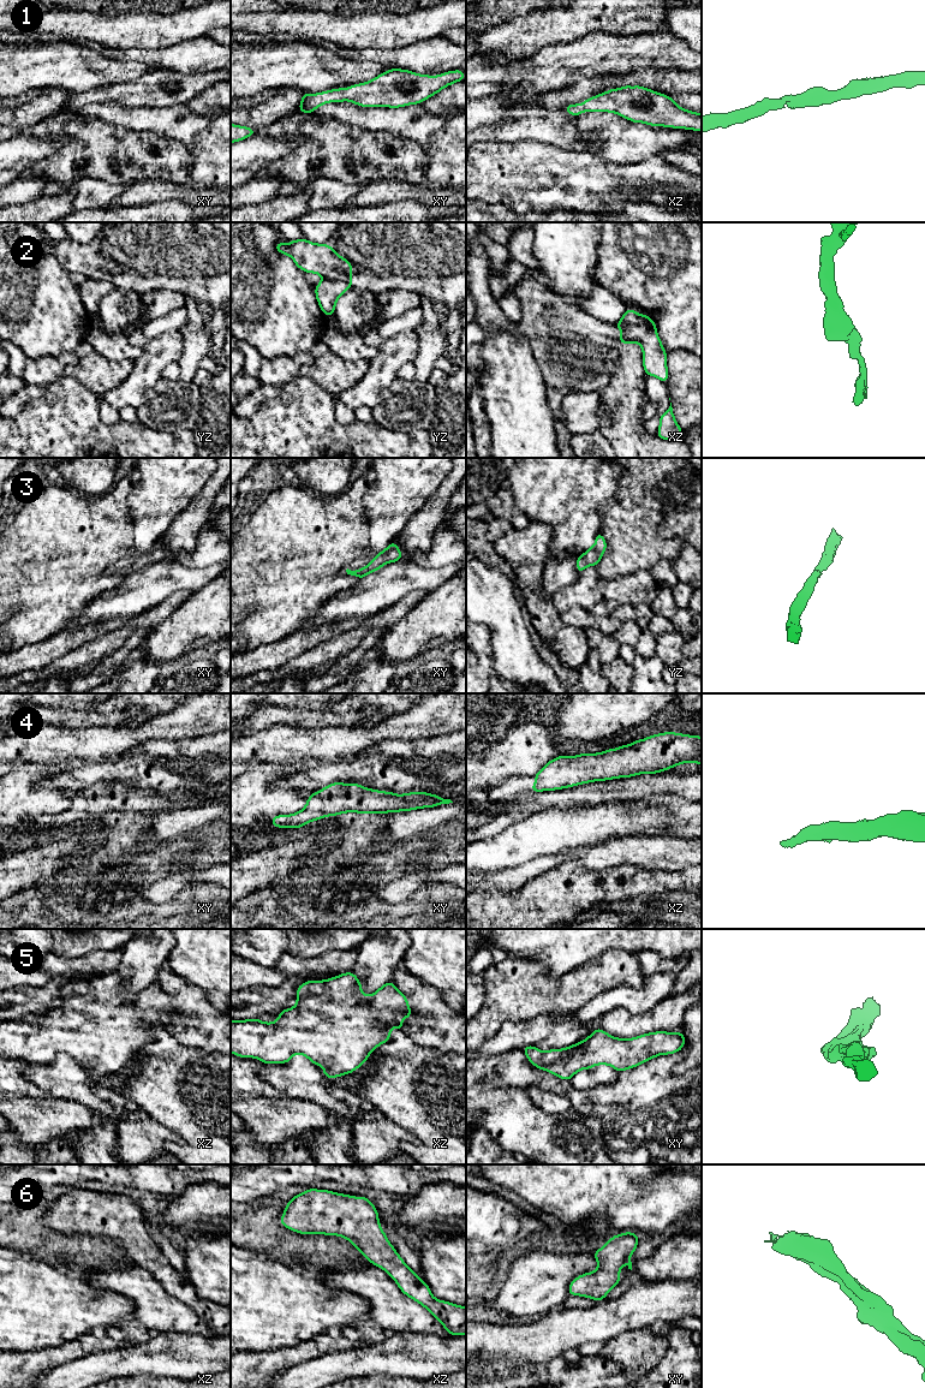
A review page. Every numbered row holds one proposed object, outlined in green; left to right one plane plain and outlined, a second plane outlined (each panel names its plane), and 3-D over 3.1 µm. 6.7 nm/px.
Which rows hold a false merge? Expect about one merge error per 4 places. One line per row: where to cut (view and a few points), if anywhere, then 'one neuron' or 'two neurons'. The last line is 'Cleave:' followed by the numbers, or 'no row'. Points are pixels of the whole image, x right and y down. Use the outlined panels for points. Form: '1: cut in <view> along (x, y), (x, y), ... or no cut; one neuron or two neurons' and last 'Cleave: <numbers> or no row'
1: no cut; one neuron
2: cut in yz along (324, 279), (342, 281), (350, 286); two neurons
3: no cut; one neuron
4: no cut; one neuron
5: no cut; one neuron
6: no cut; one neuron
Cleave: 2

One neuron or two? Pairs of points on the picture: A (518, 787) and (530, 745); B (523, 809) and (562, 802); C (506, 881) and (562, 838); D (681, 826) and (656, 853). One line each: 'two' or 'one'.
A: two
B: one
C: two
D: two

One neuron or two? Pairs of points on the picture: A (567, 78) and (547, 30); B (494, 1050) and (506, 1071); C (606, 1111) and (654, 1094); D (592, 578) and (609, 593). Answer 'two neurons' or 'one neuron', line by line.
A: two neurons
B: two neurons
C: one neuron
D: two neurons

